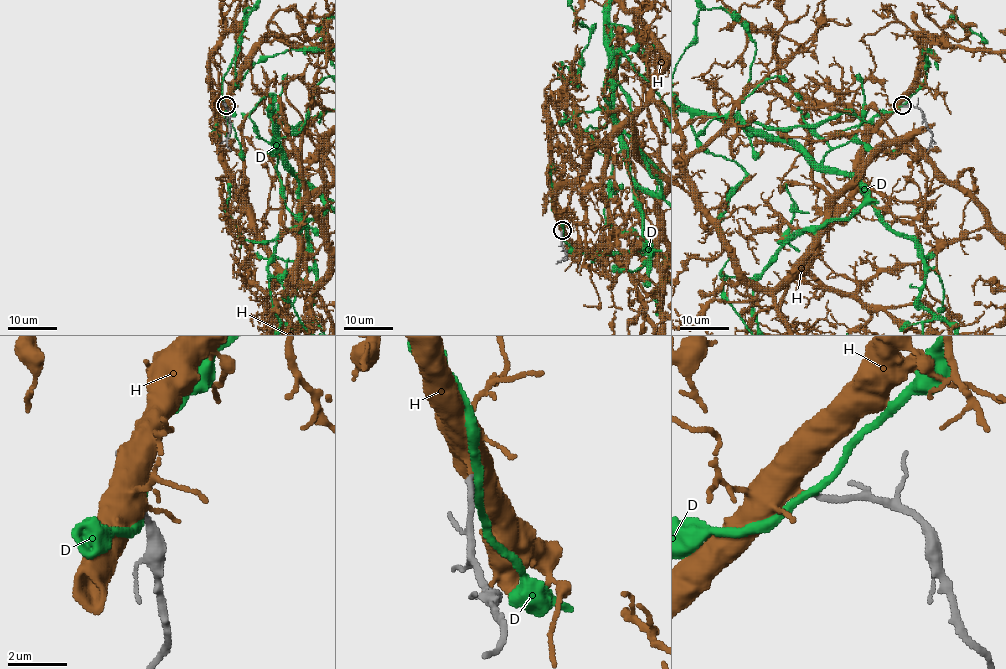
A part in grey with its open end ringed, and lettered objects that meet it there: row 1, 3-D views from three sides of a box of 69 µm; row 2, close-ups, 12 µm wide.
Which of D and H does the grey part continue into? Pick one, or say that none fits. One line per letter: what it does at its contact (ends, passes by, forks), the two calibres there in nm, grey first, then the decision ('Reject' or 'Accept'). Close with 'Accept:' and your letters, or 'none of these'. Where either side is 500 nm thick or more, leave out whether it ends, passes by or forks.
D: It passes by. Thickness 200 nm (grey) against 280 nm. Reject
H: It ends there. Thickness 200 nm (grey) against 460 nm. Accept
Accept: H

